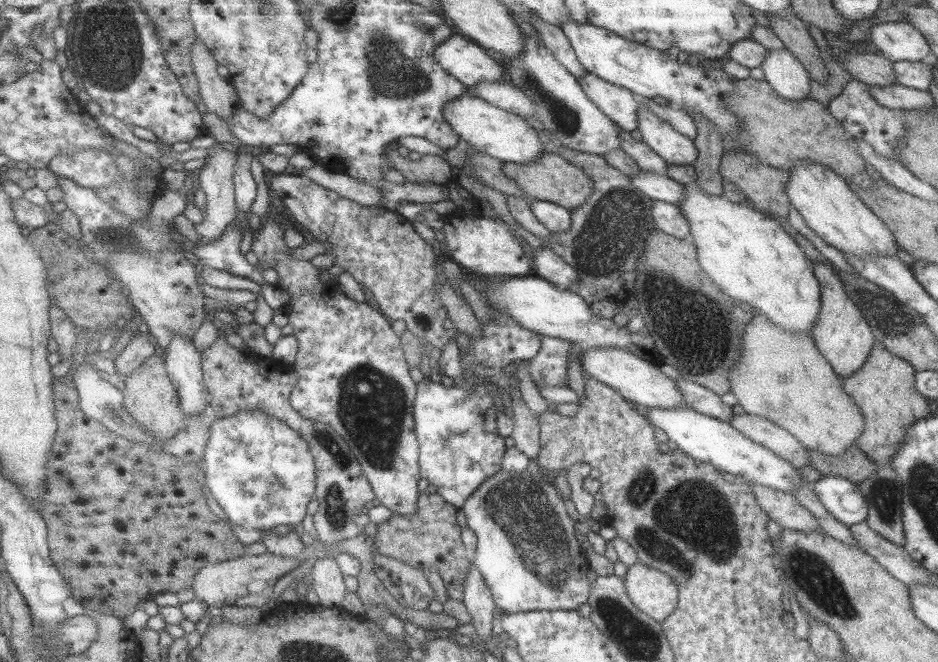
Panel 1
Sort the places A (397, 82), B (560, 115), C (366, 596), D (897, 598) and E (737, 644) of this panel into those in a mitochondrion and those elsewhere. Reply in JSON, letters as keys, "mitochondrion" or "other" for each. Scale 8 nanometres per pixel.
{"A":"mitochondrion","B":"mitochondrion","C":"other","D":"other","E":"other"}

